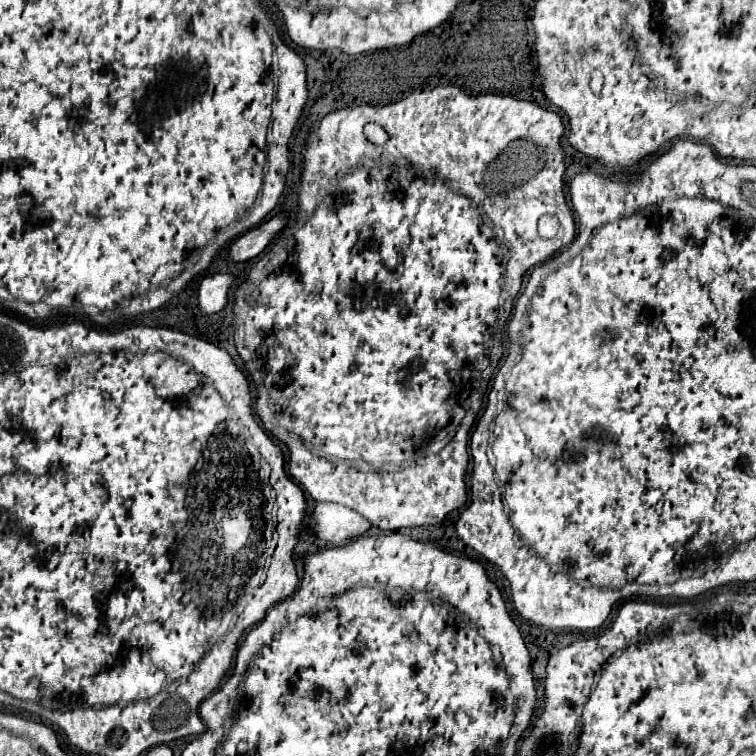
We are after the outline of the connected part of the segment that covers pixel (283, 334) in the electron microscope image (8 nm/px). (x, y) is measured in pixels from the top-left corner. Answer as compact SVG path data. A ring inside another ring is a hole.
M438 86L438 88L434 88L434 90L428 90L428 92L416 92L416 94L410 94L408 98L404 98L404 100L400 100L400 102L394 102L394 104L388 104L388 106L356 106L356 108L342 108L342 110L336 110L336 112L332 112L332 114L328 114L322 122L320 122L320 126L310 134L310 138L308 138L308 152L304 154L304 158L306 158L306 164L304 164L304 172L302 172L302 182L304 182L304 188L300 190L300 206L304 204L304 208L306 206L314 206L314 202L316 202L316 198L320 196L320 204L316 206L316 210L314 210L314 214L302 224L302 226L294 226L294 228L298 228L292 236L294 236L294 240L290 242L290 246L288 246L288 228L284 230L284 232L280 232L278 236L276 236L276 240L274 240L274 250L272 250L272 246L270 246L270 250L260 258L260 262L258 262L258 270L254 270L252 268L252 278L254 276L258 276L260 278L260 282L256 284L256 290L248 296L248 290L252 290L252 278L248 278L244 284L240 284L240 288L238 288L238 292L236 292L236 306L234 306L234 342L237 349L237 352L242 359L247 371L249 372L249 378L254 383L254 386L257 389L257 398L255 400L255 410L257 415L261 419L263 426L267 429L268 432L274 434L278 440L282 440L286 446L288 446L288 450L290 450L290 464L288 464L288 472L290 472L290 476L296 480L296 482L300 482L308 492L310 492L310 496L316 500L316 502L336 502L336 504L342 504L342 506L346 506L346 508L350 508L350 510L354 510L354 512L358 512L360 516L364 516L366 520L370 520L374 526L378 526L378 528L382 528L382 530L400 530L400 528L412 528L412 526L430 526L430 524L438 524L438 522L442 522L444 520L444 516L448 514L448 512L452 512L452 510L456 510L456 508L460 508L460 506L464 506L464 502L468 500L468 492L466 492L466 482L464 482L464 474L466 474L466 466L468 466L468 450L466 450L466 446L468 446L468 432L470 432L470 428L472 428L472 422L474 422L474 418L476 418L476 414L478 414L478 408L480 408L480 398L476 398L476 402L472 404L472 408L470 408L470 400L468 400L468 394L470 394L470 388L472 388L472 380L476 378L474 374L476 372L482 372L486 366L488 366L488 358L486 358L486 352L488 352L488 340L490 340L490 330L492 330L492 326L494 326L494 322L496 322L496 310L498 310L498 298L500 298L500 290L502 290L502 274L504 274L504 292L508 292L508 300L506 300L506 304L504 304L503 309L506 311L506 314L511 315L514 305L514 298L518 296L520 289L522 288L522 278L524 278L524 272L528 270L528 268L532 268L534 264L540 264L540 262L544 262L544 260L548 260L548 258L552 258L558 250L562 250L562 248L566 248L569 246L576 237L576 224L574 221L574 216L569 209L565 196L564 196L564 173L566 170L566 165L564 161L564 152L562 152L562 146L560 146L560 138L562 138L562 134L564 134L564 122L562 122L562 118L556 114L556 112L550 112L550 110L546 110L546 108L542 108L542 106L536 106L536 104L532 104L532 102L526 102L526 100L516 100L516 98L510 98L510 96L494 96L494 94L480 94L480 96L468 96L468 94L464 94L462 90L458 90L458 88L454 88L454 86ZM368 122L376 122L376 124L380 124L386 132L388 132L389 139L385 144L381 146L377 146L376 144L372 144L372 142L368 142L368 138L364 136L364 132L362 132L362 128L368 124ZM400 160L406 160L408 164L412 164L412 166L392 166L392 164L398 164ZM368 162L392 162L392 164L384 164L384 166L370 166L370 168L364 168ZM420 166L432 166L432 168L436 168L436 174L440 174L440 178L444 178L444 182L452 182L452 186L456 186L456 190L460 190L460 192L452 192L452 190L448 190L448 186L432 172L432 170L428 170L428 168L420 168ZM348 168L356 168L356 170L350 170L348 174L344 174L344 178L336 178L334 176L334 170L348 170ZM464 194L468 194L468 198L472 198L474 200L474 204L478 206L478 208L482 208L484 210L484 214L486 214L486 218L494 224L494 226L498 226L498 228L502 228L502 232L504 232L504 250L508 250L508 254L510 254L510 260L508 260L508 256L502 252L502 248L496 244L496 240L494 240L494 234L492 234L492 230L490 228L486 228L484 226L484 220L482 220L482 216L480 216L480 212L472 206L472 200L468 200ZM546 214L550 214L550 216L556 216L558 218L558 222L560 222L560 228L558 228L558 234L556 234L556 238L542 238L540 234L538 234L538 220L542 218L542 216L546 216ZM456 430L456 434L452 436L452 440L438 452L438 454L430 454L430 456L426 456L426 458L420 458L420 460L414 460L414 452L418 450L418 448L422 448L422 446L428 446L428 444L432 444L432 442L436 442L436 440L442 440L442 438L448 438L452 432Z

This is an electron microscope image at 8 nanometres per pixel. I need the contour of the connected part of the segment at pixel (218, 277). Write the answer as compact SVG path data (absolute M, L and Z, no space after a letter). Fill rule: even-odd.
M208 274L202 278L202 284L198 286L198 306L206 314L216 314L224 310L228 302L230 288L234 284L234 274Z

